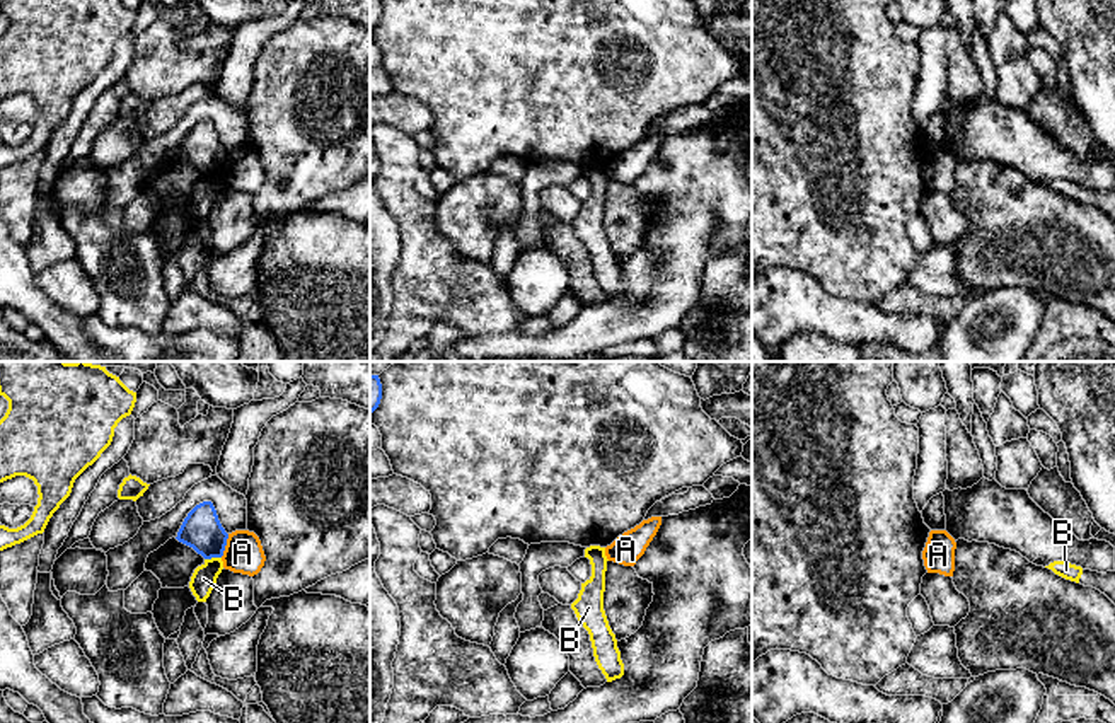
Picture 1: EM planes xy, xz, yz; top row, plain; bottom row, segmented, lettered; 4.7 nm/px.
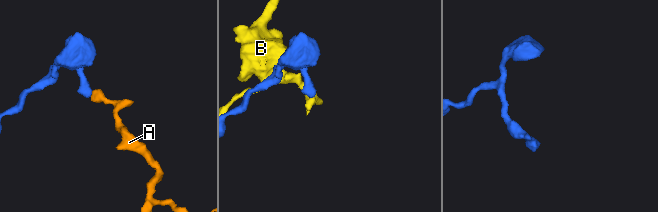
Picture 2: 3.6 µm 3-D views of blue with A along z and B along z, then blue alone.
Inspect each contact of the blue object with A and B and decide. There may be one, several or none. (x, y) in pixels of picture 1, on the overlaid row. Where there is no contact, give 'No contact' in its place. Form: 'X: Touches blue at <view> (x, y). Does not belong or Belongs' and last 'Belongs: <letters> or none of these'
A: Touches blue at xy (225, 544). Does not belong
B: Touches blue at xy (212, 556). Does not belong
Belongs: none of these

